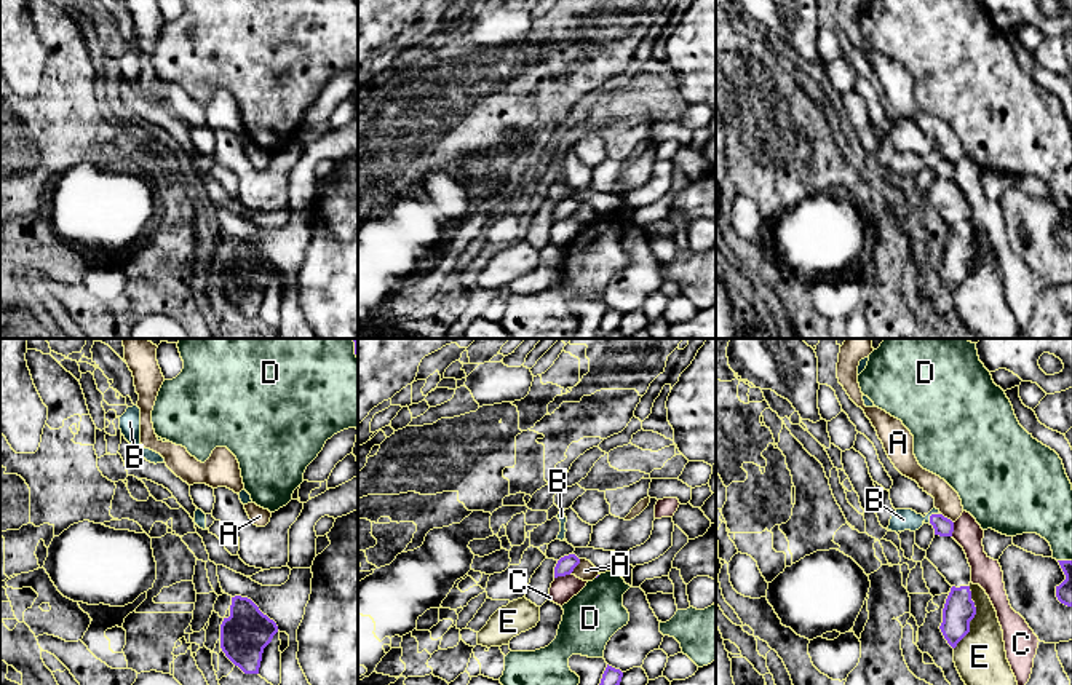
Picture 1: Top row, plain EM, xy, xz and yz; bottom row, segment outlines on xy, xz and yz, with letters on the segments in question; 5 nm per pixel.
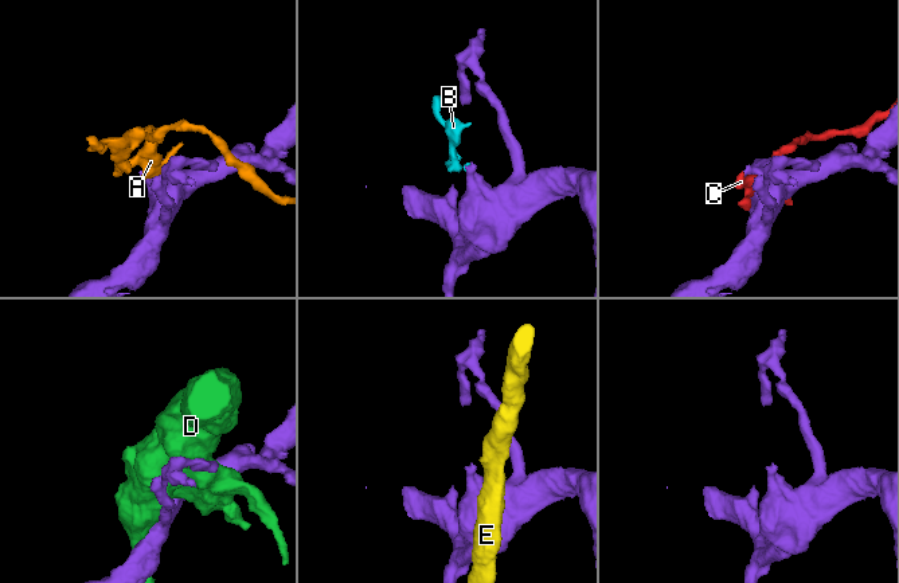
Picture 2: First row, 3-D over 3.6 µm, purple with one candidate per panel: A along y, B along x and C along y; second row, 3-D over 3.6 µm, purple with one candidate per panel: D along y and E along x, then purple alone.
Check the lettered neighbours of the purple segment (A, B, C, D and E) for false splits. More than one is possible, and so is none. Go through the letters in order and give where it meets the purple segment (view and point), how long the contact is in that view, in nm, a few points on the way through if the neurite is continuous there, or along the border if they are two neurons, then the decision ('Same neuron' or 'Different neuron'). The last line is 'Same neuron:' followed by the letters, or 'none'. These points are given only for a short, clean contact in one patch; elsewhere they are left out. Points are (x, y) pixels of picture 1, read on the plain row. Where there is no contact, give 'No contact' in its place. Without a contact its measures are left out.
A: Touches purple at xz (577, 206). Shared border 90 nm. Boundary: xz (580, 201), (571, 214). Different neuron
B: Touches purple at yz (932, 157). Shared border 80 nm. Path across: yz (943, 168), (932, 157), (903, 162). Same neuron
C: Touches purple at xz (563, 217). Shared border 90 nm. Different neuron
D: Touches purple at yz (1064, 203). Shared border 70 nm. Different neuron
E: Touches purple at yz (973, 259). Shared border 340 nm. Different neuron
Same neuron: B

